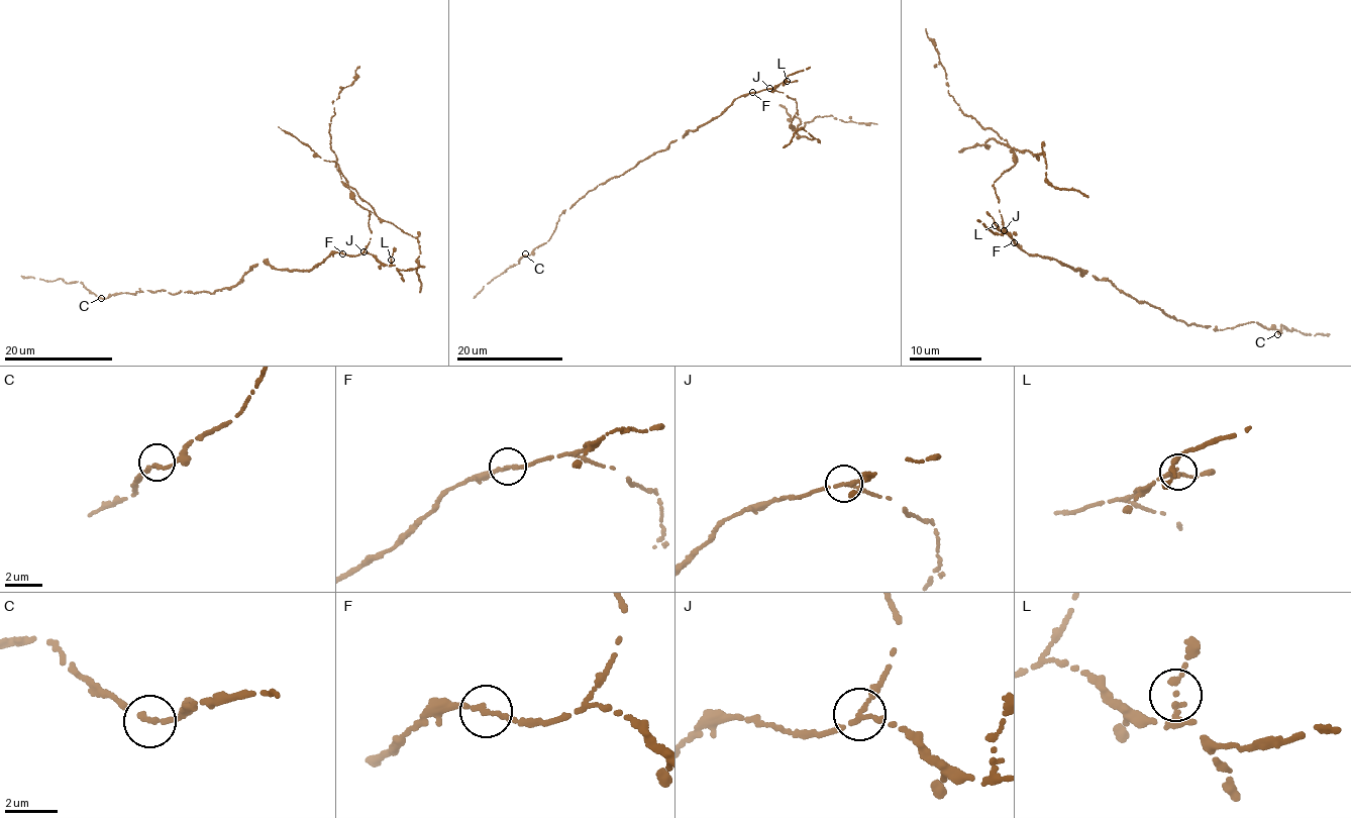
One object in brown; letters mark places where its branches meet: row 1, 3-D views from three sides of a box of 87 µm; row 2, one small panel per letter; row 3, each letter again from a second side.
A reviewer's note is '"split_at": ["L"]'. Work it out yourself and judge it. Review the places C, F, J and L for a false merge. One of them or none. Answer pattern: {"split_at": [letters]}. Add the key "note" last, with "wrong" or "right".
{"split_at": ["J"], "note": "wrong"}

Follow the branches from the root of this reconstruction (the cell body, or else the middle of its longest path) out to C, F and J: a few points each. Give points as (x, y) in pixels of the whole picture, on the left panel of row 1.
C: (269, 264), (252, 265), (236, 284), (210, 293), (180, 291), (173, 295), (147, 290), (101, 298)
F: (269, 264), (282, 270), (308, 270), (333, 252), (342, 253)
J: (269, 264), (282, 270), (308, 270), (333, 252), (350, 256), (364, 251)

